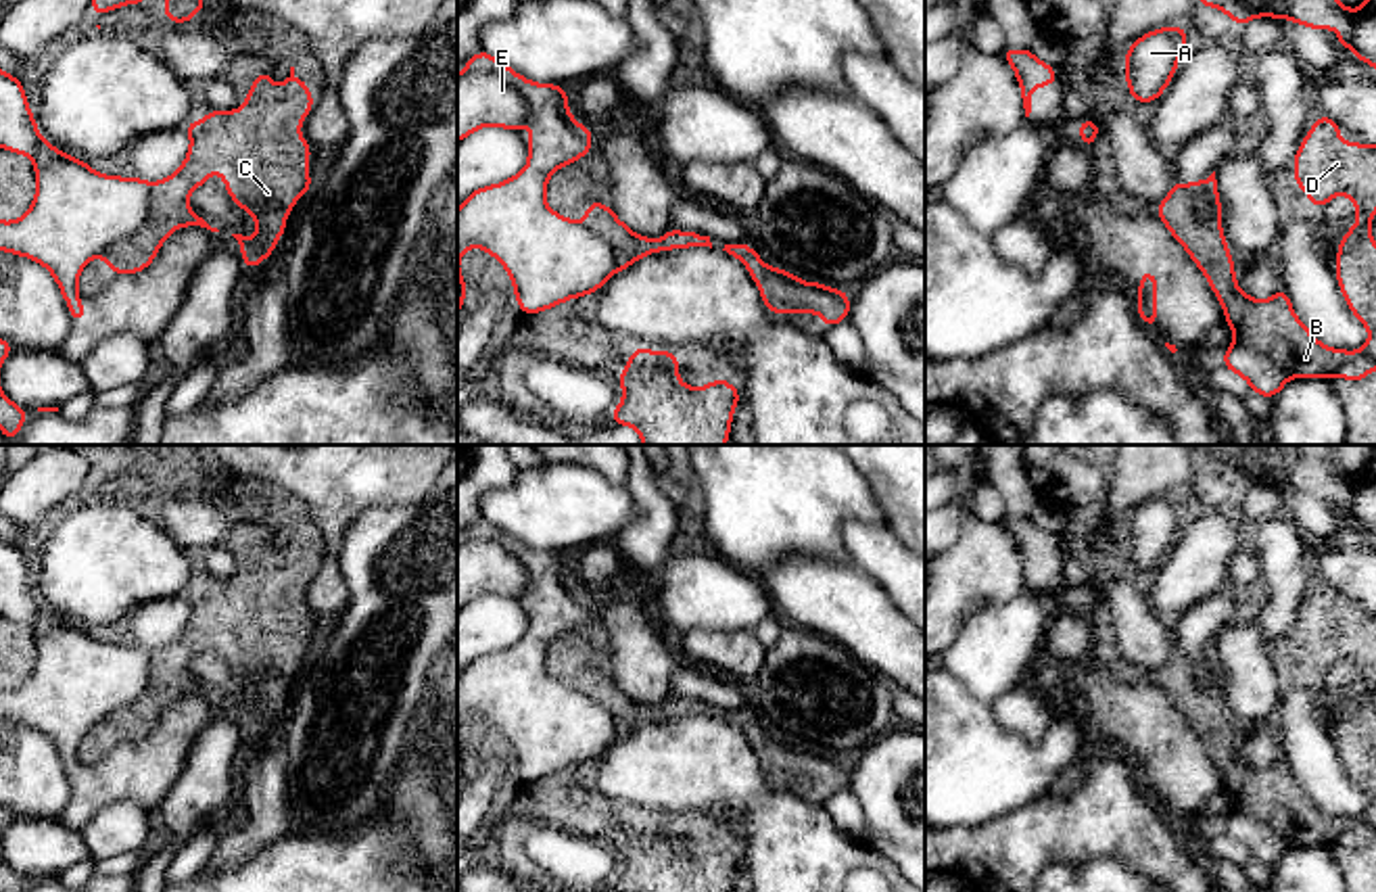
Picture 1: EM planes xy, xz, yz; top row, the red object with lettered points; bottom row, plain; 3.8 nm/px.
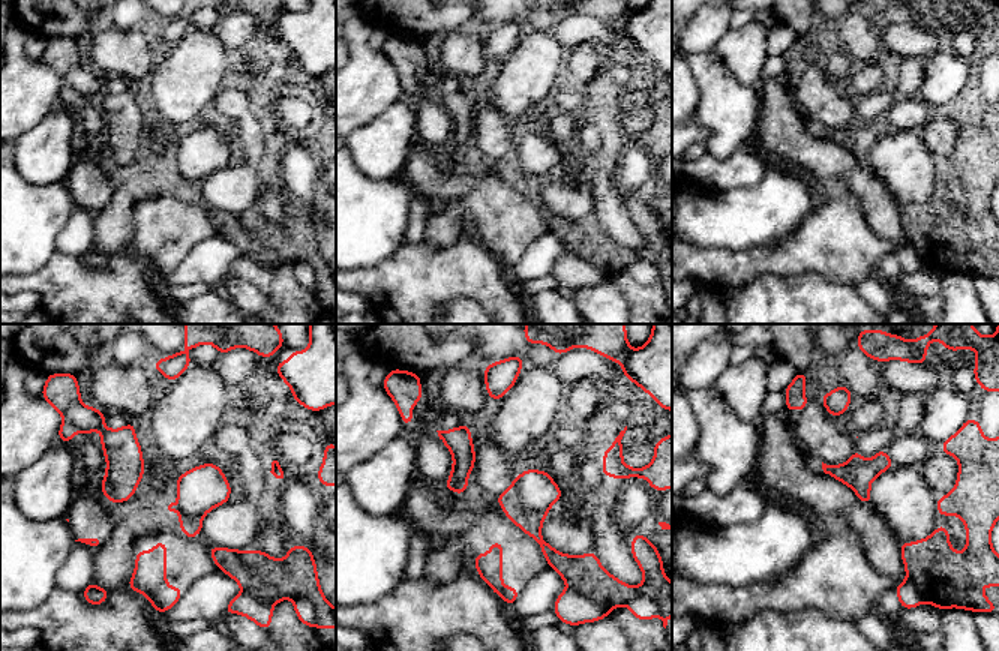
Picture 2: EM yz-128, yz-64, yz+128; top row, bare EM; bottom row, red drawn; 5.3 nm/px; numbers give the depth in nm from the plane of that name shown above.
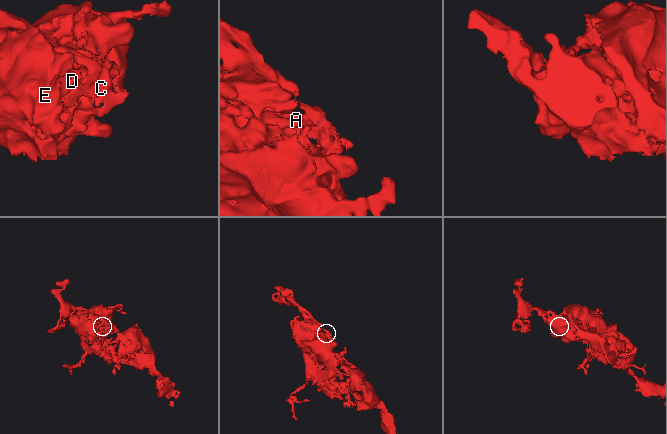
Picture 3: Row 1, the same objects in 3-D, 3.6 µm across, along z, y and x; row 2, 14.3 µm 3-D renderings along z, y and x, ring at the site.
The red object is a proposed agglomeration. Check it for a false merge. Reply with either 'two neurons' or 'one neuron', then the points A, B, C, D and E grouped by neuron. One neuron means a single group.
two neurons | A E / B C D

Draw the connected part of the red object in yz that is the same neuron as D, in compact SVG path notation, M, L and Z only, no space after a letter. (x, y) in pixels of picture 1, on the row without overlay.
M1328 583L1315 585L1295 623L1295 656L1305 656L1307 671L1315 675L1326 675L1336 662L1347 662L1355 671L1357 689L1341 704L1334 740L1349 777L1370 800L1359 819L1376 829L1376 710L1370 702L1370 689L1376 681L1376 614L1341 610L1341 600L1343 595Z

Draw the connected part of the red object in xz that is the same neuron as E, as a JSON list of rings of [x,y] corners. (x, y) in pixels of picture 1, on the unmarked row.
[[[484,518],[464,533],[457,541],[457,612],[480,595],[516,600],[526,589],[530,608],[520,641],[470,660],[457,677],[457,783],[470,758],[459,725],[472,714],[507,737],[524,783],[599,758],[616,742],[612,712],[545,668],[551,641],[587,625],[595,597],[570,583],[570,562],[562,554],[535,551]]]

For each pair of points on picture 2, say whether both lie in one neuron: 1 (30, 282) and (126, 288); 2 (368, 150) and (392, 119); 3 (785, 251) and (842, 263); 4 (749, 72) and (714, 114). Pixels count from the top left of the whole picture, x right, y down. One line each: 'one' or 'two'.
1: one
2: one
3: one
4: two

